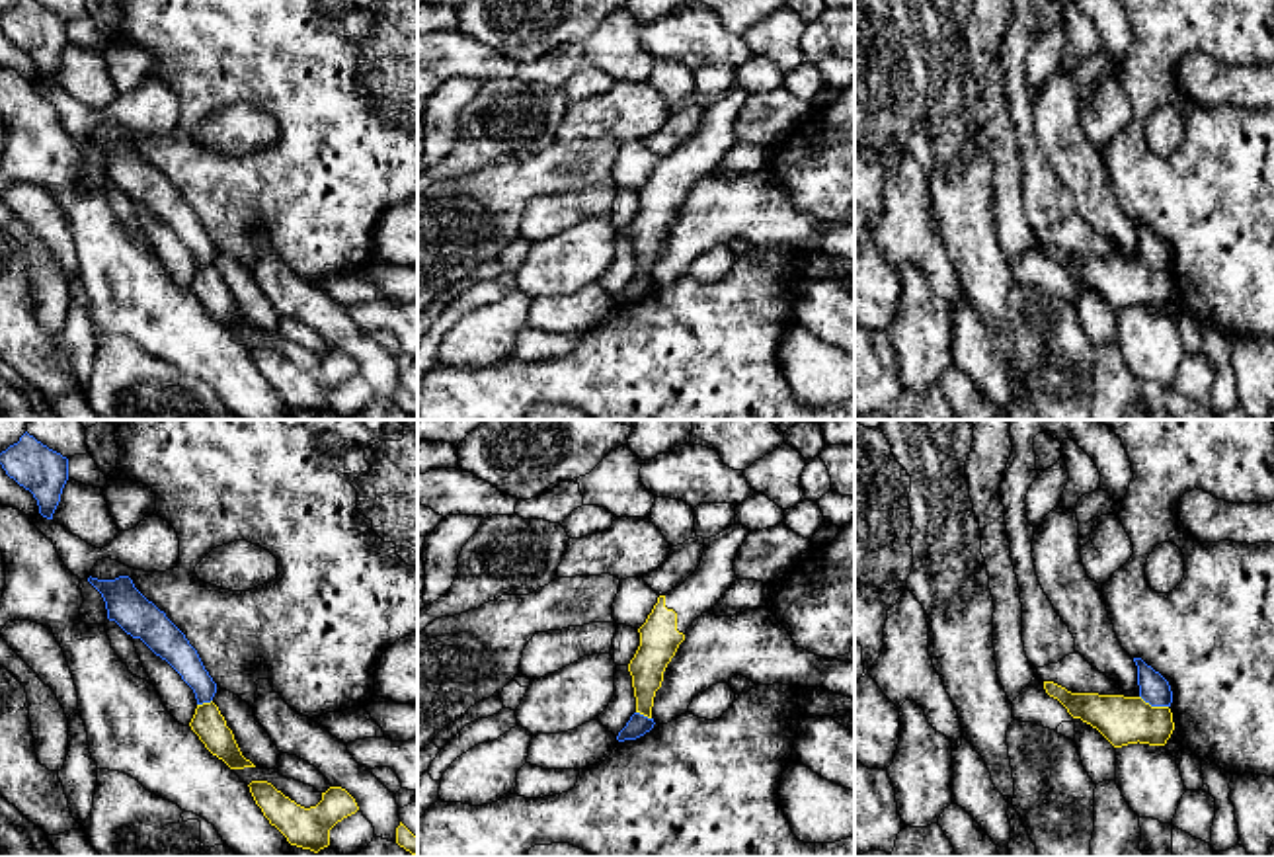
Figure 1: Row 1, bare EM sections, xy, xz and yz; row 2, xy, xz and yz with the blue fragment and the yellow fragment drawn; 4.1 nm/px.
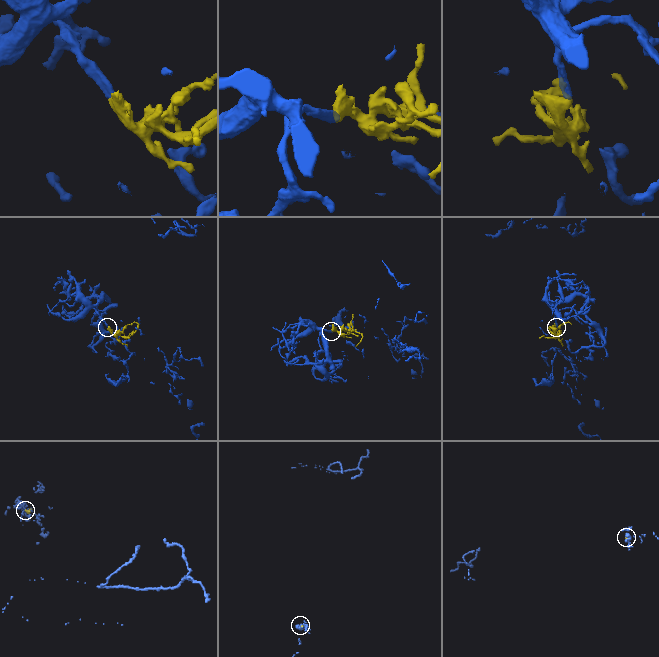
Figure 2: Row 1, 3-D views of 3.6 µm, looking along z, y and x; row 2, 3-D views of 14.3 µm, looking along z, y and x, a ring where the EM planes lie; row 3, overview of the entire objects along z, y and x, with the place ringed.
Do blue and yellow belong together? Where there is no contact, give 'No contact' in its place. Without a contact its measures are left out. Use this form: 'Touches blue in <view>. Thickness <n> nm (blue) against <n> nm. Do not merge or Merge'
Touches blue in yz. Thickness 120 nm (blue) against 200 nm. Do not merge

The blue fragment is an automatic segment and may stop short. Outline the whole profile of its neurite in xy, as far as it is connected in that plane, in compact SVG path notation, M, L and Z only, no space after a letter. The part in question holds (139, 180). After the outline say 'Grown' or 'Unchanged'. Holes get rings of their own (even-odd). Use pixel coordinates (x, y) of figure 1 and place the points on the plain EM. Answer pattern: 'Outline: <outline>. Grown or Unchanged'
Outline: M129 139L115 143L88 141L101 156L107 182L115 184L127 197L140 201L156 219L166 223L193 252L197 267L211 265L217 246L205 232L197 213L185 197L148 164Z. Unchanged

